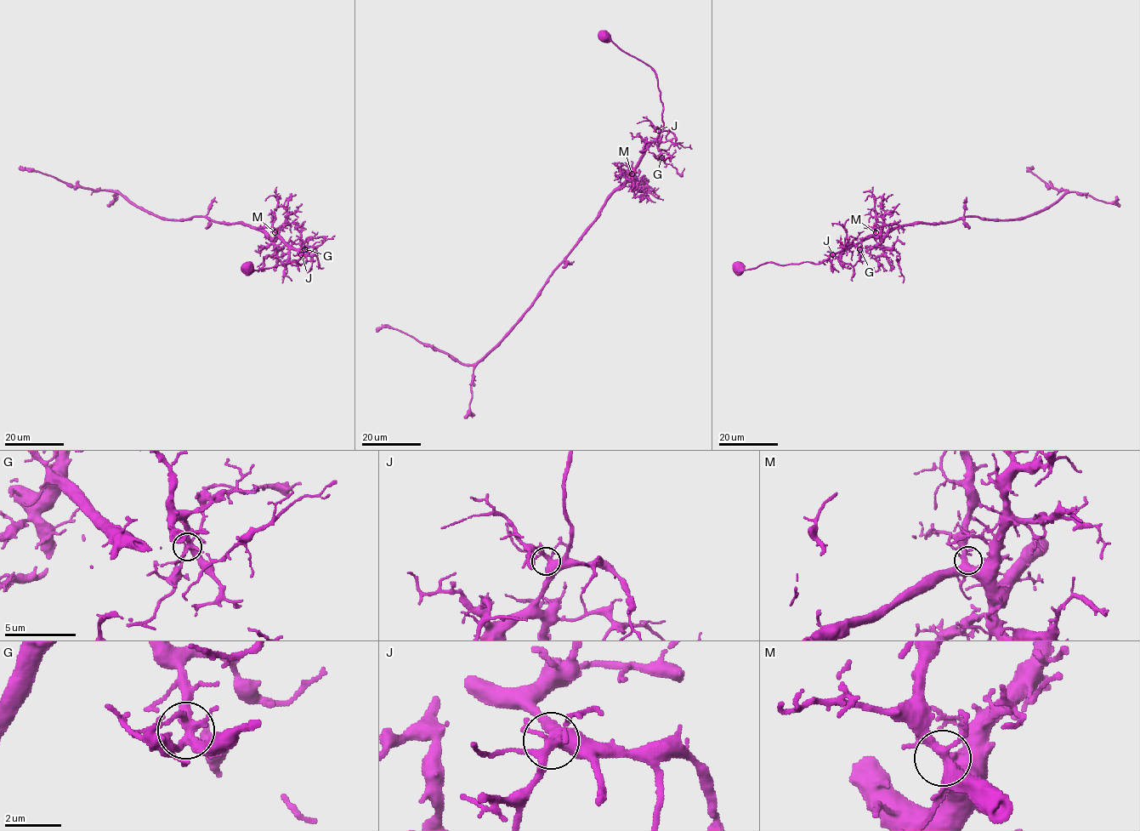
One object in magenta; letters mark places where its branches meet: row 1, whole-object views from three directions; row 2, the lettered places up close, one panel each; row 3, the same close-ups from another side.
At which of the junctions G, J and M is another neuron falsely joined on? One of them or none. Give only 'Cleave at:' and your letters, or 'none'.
Cleave at: G

